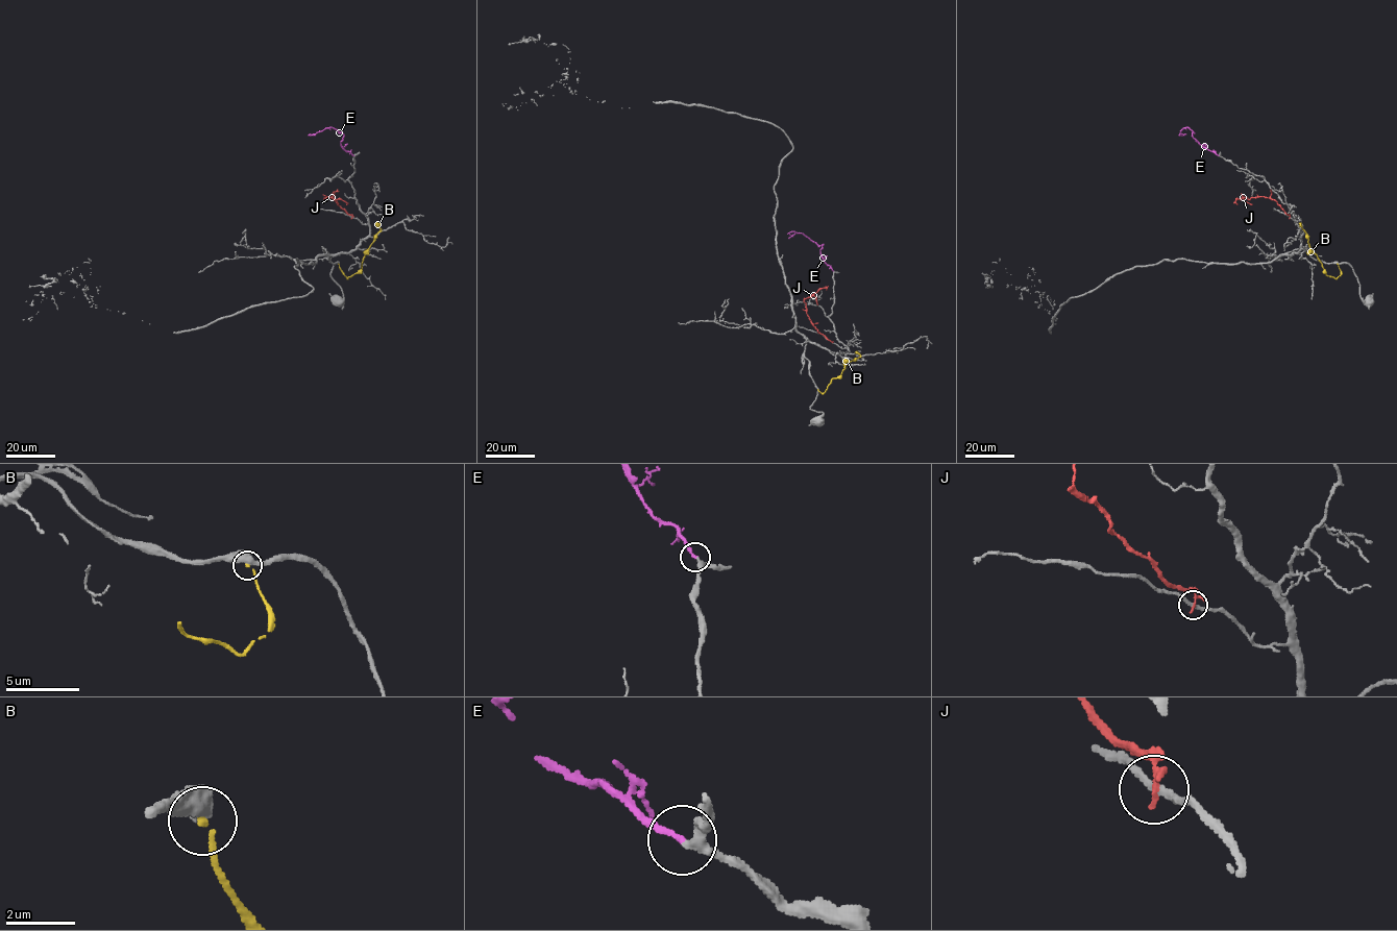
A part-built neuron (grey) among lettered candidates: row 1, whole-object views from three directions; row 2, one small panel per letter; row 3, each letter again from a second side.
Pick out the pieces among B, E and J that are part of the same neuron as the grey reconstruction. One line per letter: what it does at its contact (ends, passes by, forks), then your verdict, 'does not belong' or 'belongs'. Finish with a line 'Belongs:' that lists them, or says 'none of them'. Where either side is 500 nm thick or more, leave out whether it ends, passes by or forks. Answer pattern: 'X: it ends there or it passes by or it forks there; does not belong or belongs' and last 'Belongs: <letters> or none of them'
B: it ends there; does not belong
E: it ends there; belongs
J: it ends there; does not belong
Belongs: E

